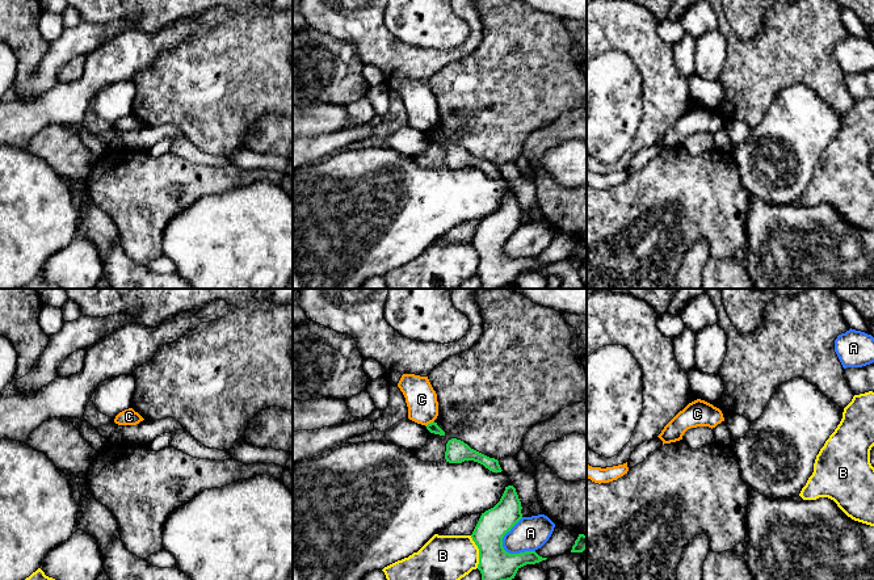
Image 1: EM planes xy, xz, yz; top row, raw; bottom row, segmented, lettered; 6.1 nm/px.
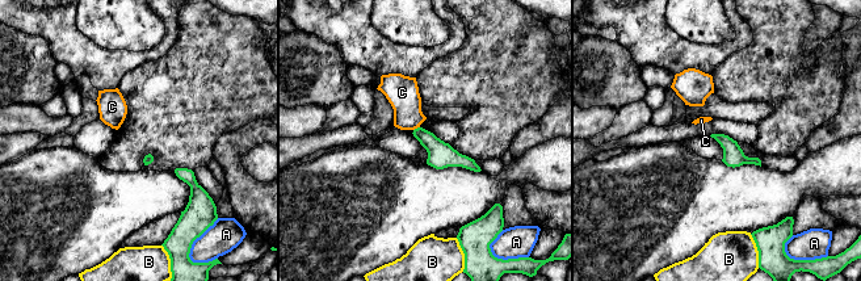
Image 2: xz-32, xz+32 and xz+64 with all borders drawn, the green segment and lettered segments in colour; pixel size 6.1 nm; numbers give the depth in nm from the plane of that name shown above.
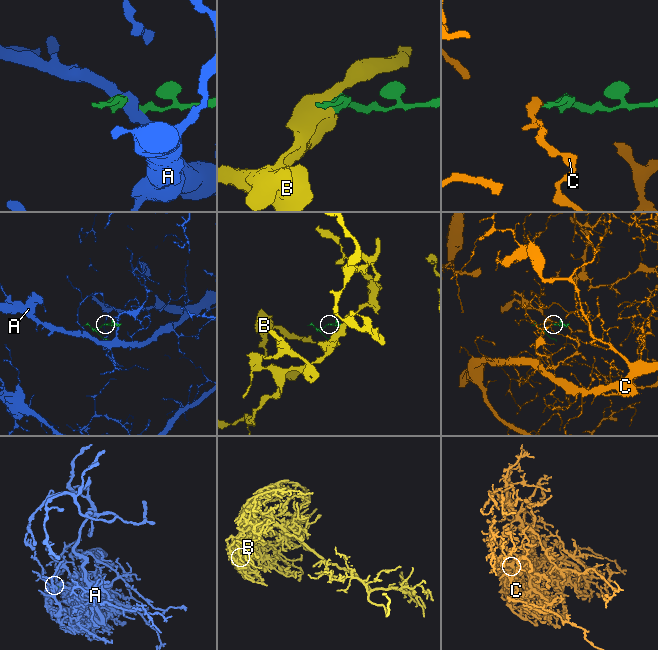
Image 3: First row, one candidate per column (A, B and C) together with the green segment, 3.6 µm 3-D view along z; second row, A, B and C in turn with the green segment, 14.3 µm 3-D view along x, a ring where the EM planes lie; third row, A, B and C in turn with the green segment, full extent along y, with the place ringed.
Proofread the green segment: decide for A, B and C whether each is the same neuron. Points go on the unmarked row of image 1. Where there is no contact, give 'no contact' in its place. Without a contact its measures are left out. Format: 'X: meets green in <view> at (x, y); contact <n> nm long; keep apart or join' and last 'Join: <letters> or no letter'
A: meets green in xz at (504, 240); contact 240 nm long; keep apart
B: meets green in xz at (479, 257); contact 200 nm long; keep apart
C: meets green in xz at (431, 129); contact 70 nm long; keep apart
Join: no letter

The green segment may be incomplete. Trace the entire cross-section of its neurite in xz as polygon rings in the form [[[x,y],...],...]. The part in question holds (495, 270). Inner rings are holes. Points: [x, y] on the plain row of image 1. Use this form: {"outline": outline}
{"outline": [[[508,192],[500,207],[482,219],[471,240],[479,255],[478,276],[482,280],[482,289],[512,286],[521,273],[547,265],[535,257],[509,260],[504,256],[503,244],[522,224],[521,215],[516,194]]]}

